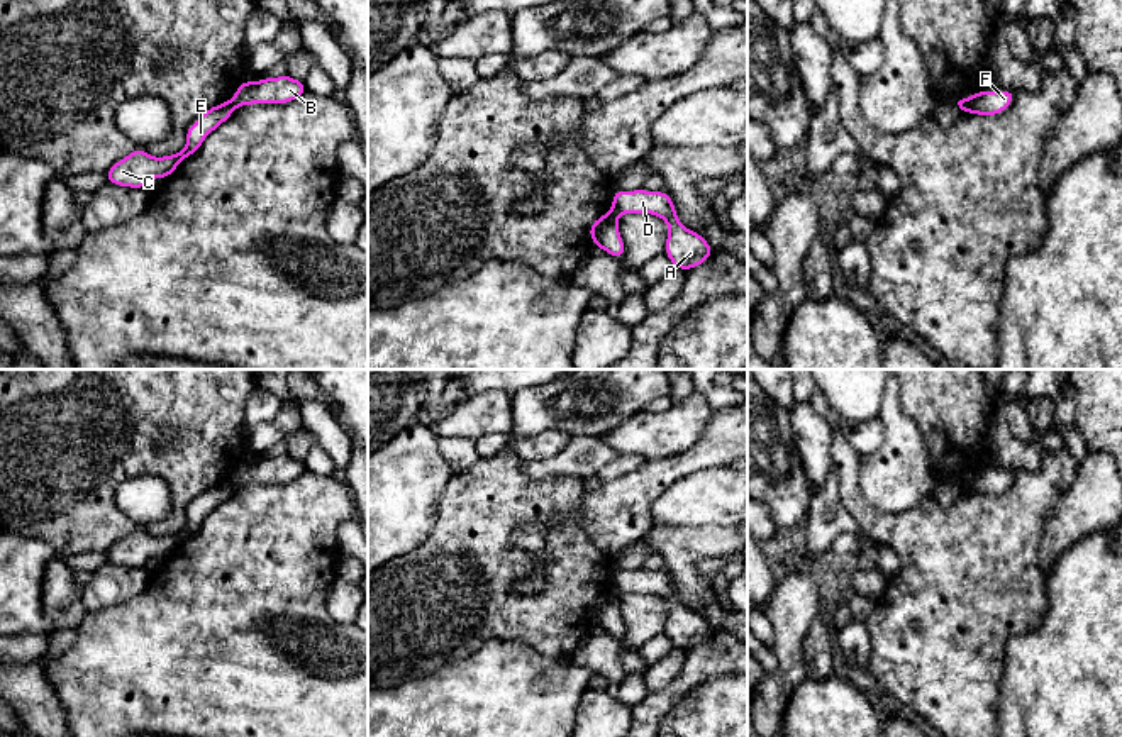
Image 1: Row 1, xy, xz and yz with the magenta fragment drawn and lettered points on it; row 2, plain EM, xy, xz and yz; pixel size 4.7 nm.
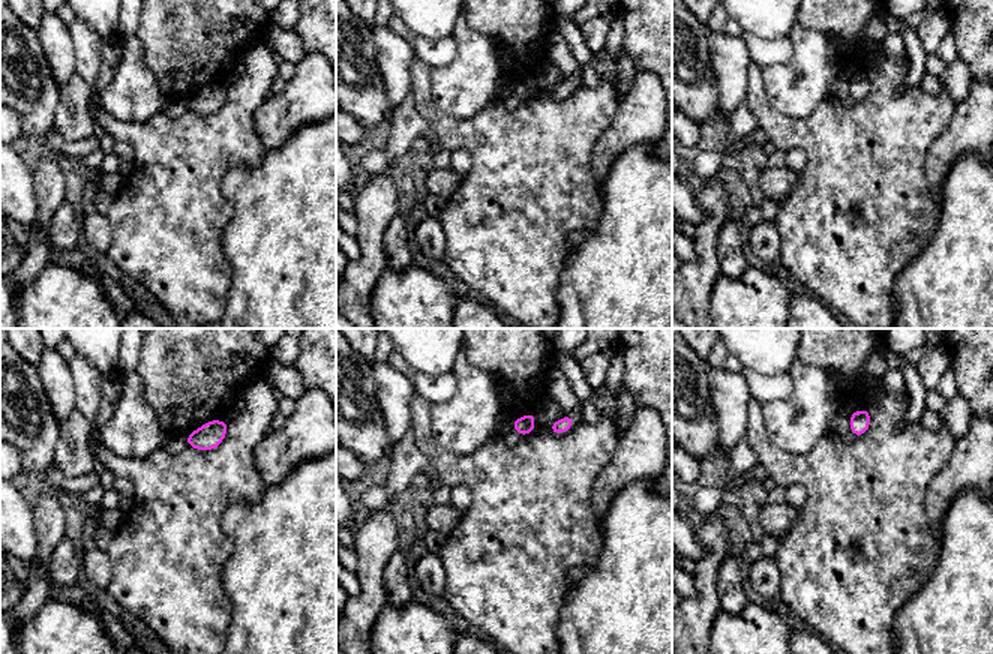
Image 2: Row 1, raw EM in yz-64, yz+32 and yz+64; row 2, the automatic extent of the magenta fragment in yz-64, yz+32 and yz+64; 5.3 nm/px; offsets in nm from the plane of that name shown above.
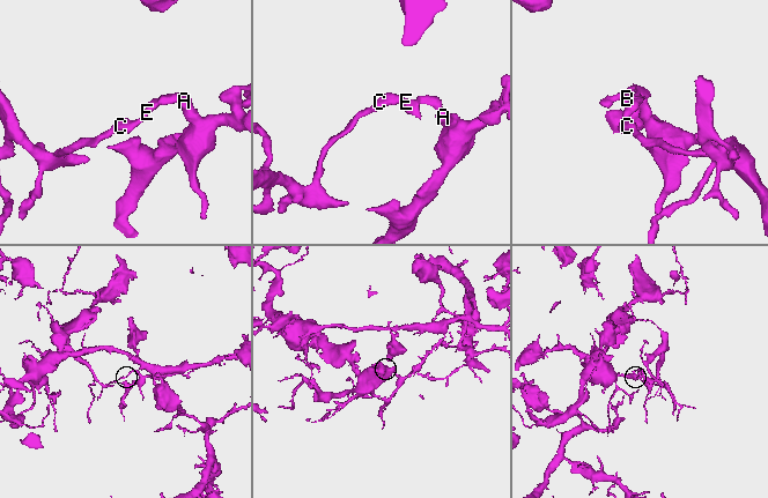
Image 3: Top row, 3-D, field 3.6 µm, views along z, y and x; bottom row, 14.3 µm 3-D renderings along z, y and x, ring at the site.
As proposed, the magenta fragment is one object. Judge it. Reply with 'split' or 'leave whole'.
split

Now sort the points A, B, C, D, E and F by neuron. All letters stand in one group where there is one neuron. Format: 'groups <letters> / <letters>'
groups A B D / C E F

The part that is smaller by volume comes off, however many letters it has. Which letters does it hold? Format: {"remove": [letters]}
{"remove": ["C", "E", "F"]}

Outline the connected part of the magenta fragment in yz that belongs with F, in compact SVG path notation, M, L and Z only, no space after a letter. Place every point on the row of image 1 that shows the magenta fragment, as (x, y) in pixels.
M978 91L968 98L968 102L961 107L961 112L969 112L976 115L998 115L1002 114L1012 102L1015 93L1003 91Z

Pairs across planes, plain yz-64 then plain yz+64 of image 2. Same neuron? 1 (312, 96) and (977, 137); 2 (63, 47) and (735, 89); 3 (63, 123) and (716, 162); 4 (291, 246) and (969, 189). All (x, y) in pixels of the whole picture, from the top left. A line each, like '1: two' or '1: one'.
1: one
2: one
3: one
4: one

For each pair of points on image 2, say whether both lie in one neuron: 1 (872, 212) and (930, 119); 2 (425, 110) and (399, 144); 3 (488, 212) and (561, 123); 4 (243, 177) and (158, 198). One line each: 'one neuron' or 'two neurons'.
1: one neuron
2: two neurons
3: one neuron
4: two neurons

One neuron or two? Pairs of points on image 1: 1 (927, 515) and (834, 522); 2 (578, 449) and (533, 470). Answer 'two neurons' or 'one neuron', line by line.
1: two neurons
2: one neuron

